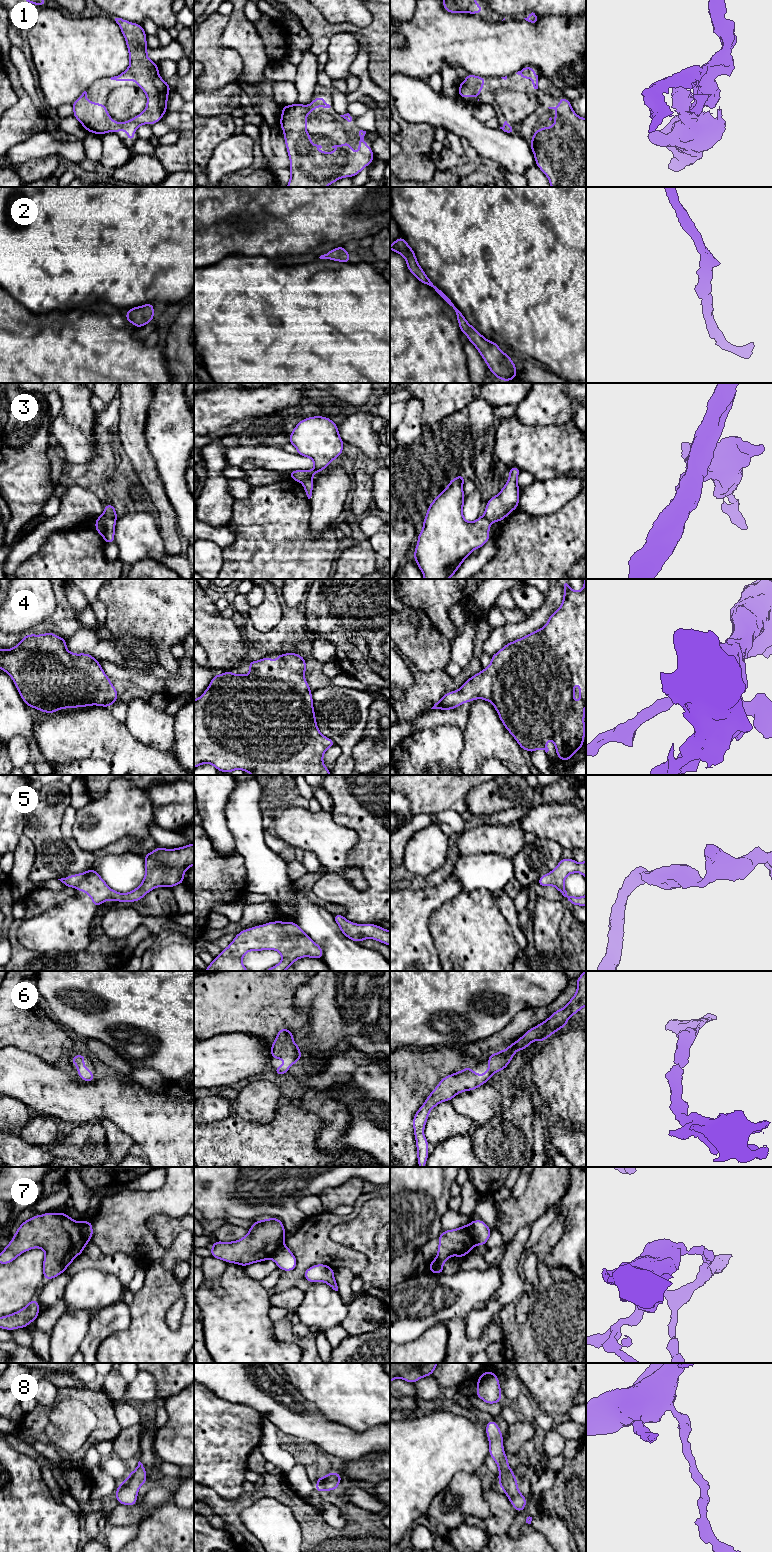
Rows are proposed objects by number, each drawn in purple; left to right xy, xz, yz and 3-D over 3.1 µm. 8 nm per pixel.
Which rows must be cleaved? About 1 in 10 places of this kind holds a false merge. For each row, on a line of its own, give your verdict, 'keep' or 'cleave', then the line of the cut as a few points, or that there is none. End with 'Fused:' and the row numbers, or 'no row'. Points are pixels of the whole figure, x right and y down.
1: keep; no cut
2: keep; no cut
3: cleave; cut in xy along (103, 514), (116, 519)
4: keep; no cut
5: keep; no cut
6: keep; no cut
7: cleave; cut in xy along (80, 1222), (83, 1228), (84, 1239), (87, 1242)
8: keep; no cut
Fused: 3, 7

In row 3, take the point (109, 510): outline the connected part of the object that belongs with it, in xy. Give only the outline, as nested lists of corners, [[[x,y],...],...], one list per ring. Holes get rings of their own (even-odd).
[[[112,504],[105,505],[103,515],[112,519],[117,519],[118,516],[116,514],[116,509],[114,507],[115,506],[113,506]]]

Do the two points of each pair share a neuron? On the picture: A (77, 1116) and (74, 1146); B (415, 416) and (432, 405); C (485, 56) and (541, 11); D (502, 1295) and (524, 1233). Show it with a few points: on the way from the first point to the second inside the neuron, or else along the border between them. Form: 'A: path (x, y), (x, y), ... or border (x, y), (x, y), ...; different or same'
A: border (99, 1122), (73, 1125); different
B: border (408, 398), (417, 398), (421, 402), (423, 435); different
C: border (561, 17), (537, 18); different
D: path (509, 1280), (509, 1262), (514, 1248); same

